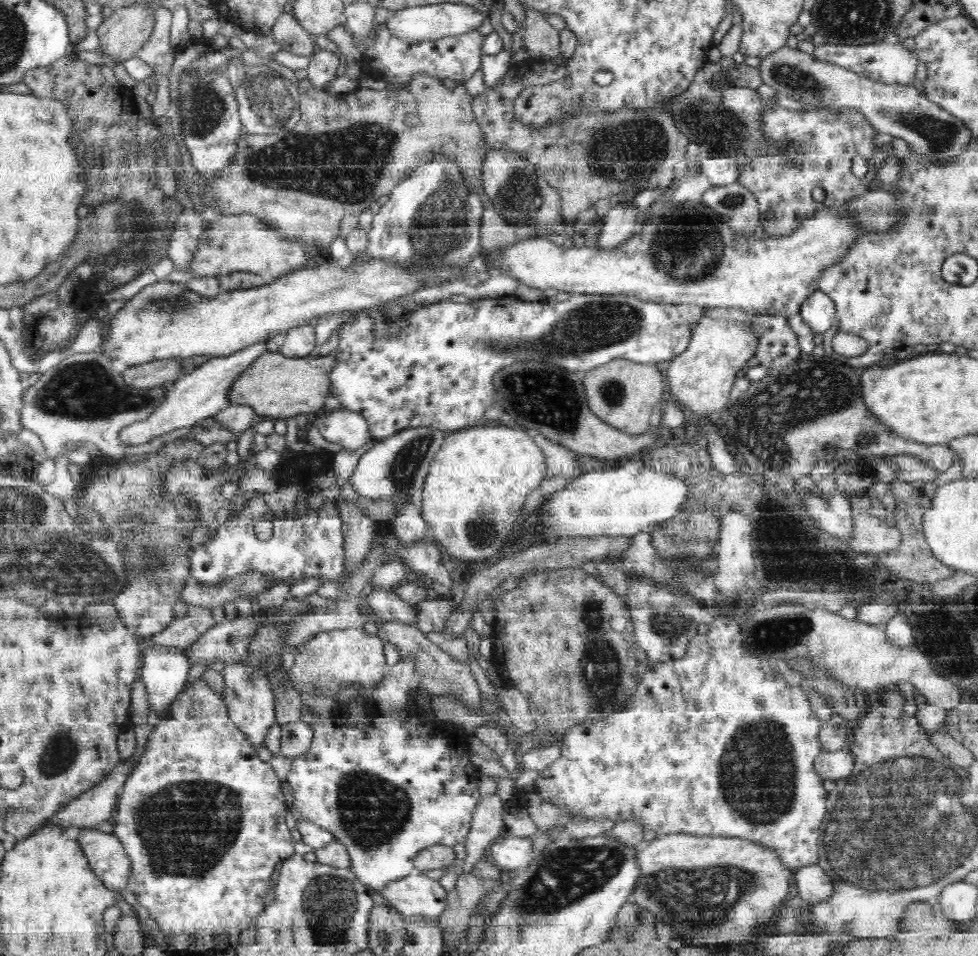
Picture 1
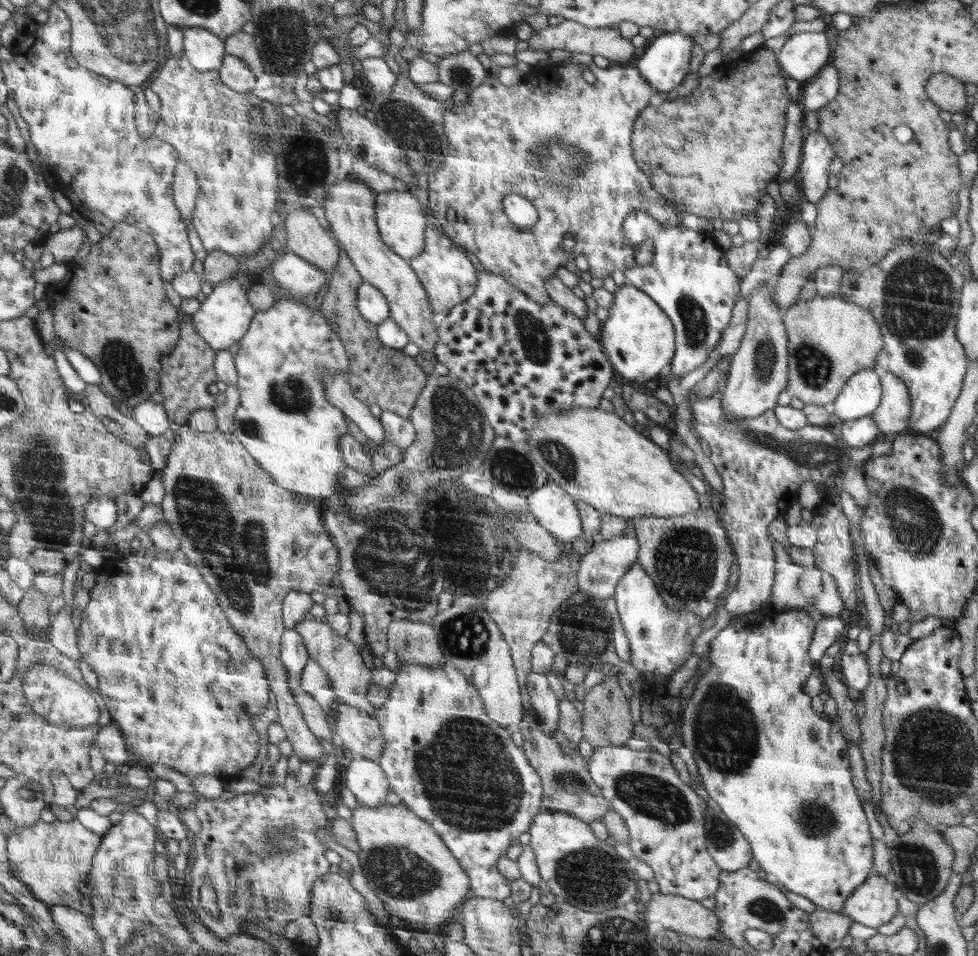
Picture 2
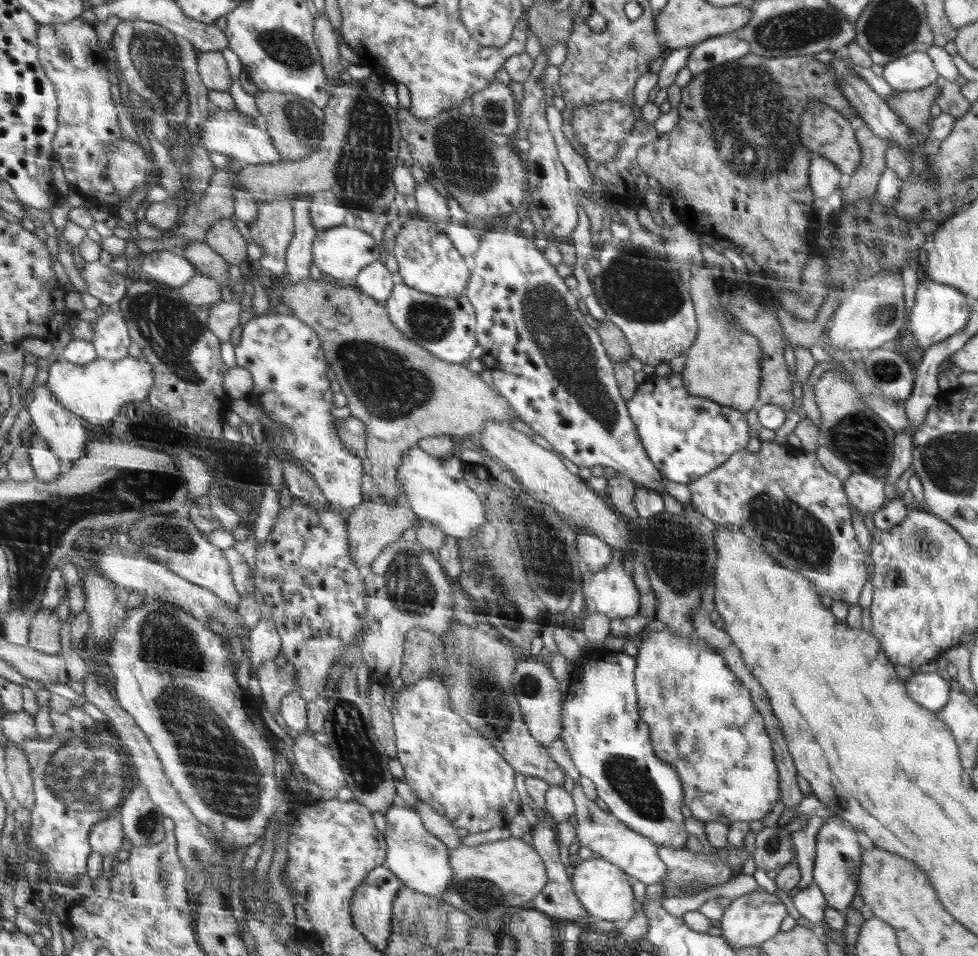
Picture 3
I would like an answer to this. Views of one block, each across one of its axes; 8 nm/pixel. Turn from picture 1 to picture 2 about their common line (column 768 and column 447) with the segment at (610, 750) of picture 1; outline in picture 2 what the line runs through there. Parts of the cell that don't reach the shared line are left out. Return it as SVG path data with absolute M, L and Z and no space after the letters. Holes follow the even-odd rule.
M441 661L438 666L418 666L416 664L402 664L396 670L396 680L390 686L388 701L386 701L380 708L376 709L376 720L380 723L380 728L383 732L384 752L381 752L378 764L387 772L388 780L391 780L392 792L395 792L401 797L401 806L412 809L422 820L426 820L428 824L432 825L435 832L439 834L451 853L456 857L456 860L462 865L464 872L471 877L472 894L476 897L495 898L503 901L504 898L510 896L510 879L506 880L503 873L499 872L498 862L500 858L506 854L510 842L514 838L518 838L520 834L530 831L530 826L535 820L535 816L542 811L541 798L543 795L543 788L541 785L541 778L534 770L531 764L528 764L525 750L512 744L508 732L498 726L496 721L493 721L487 714L480 699L478 690L473 684L468 682L466 676L459 671L449 661Z

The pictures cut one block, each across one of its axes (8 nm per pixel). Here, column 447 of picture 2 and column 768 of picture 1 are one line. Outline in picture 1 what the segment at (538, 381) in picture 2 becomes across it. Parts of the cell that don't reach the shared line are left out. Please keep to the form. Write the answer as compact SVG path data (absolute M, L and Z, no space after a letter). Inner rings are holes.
M755 314L755 317L744 323L748 323L756 336L759 336L756 354L758 365L764 365L770 368L770 372L778 373L800 358L802 350L798 337L783 316Z

